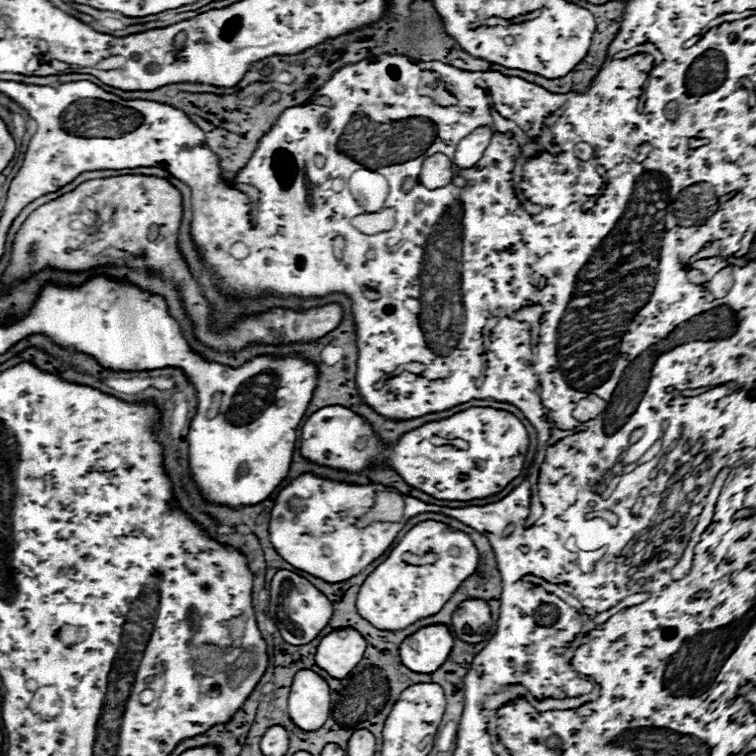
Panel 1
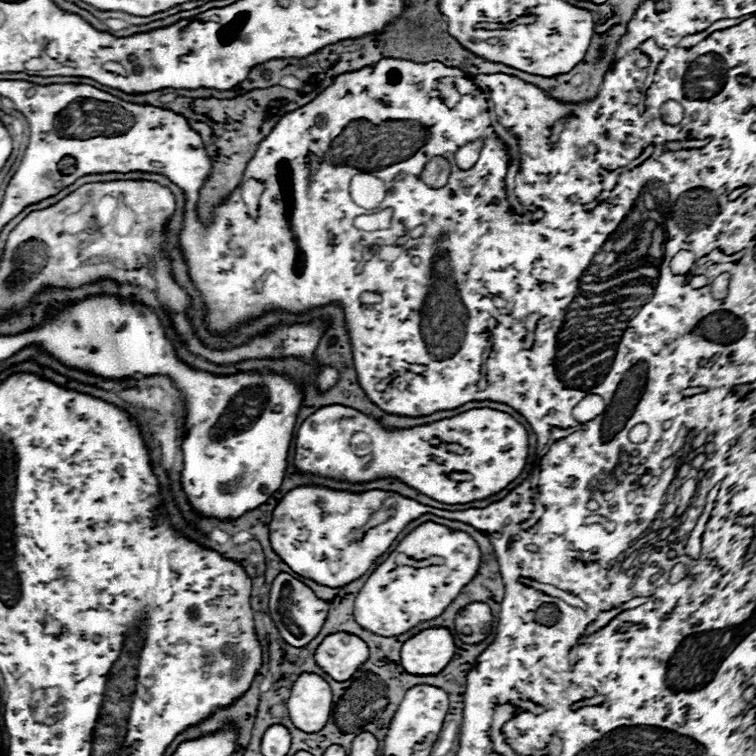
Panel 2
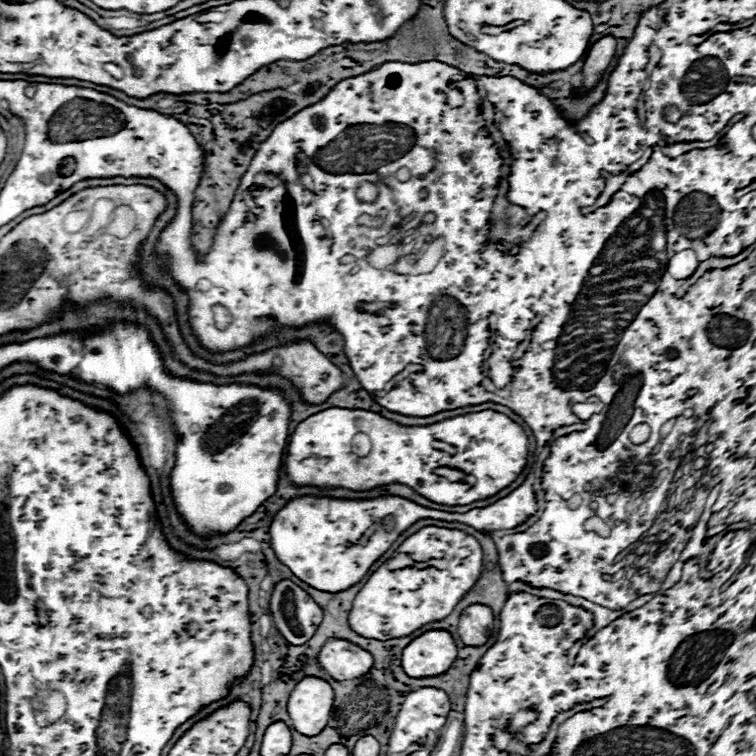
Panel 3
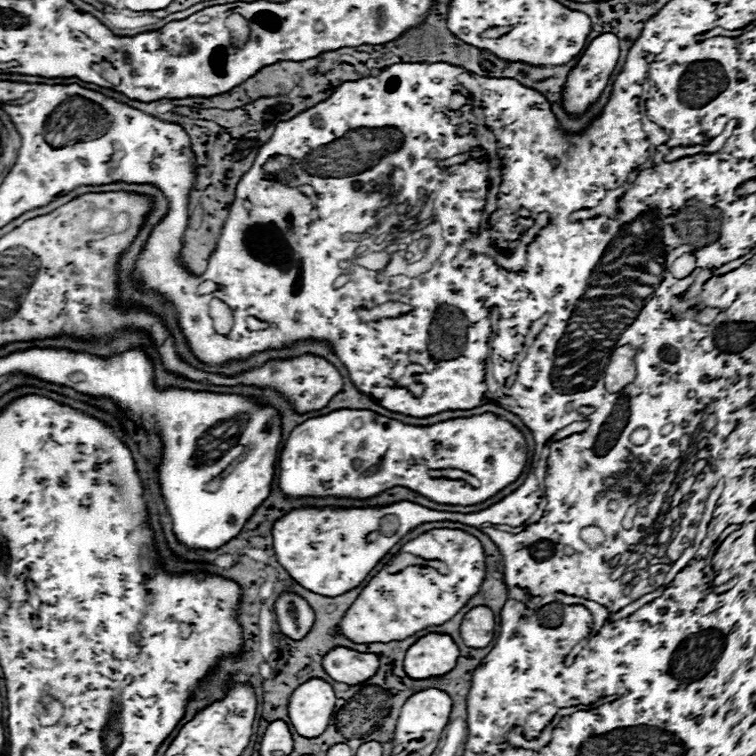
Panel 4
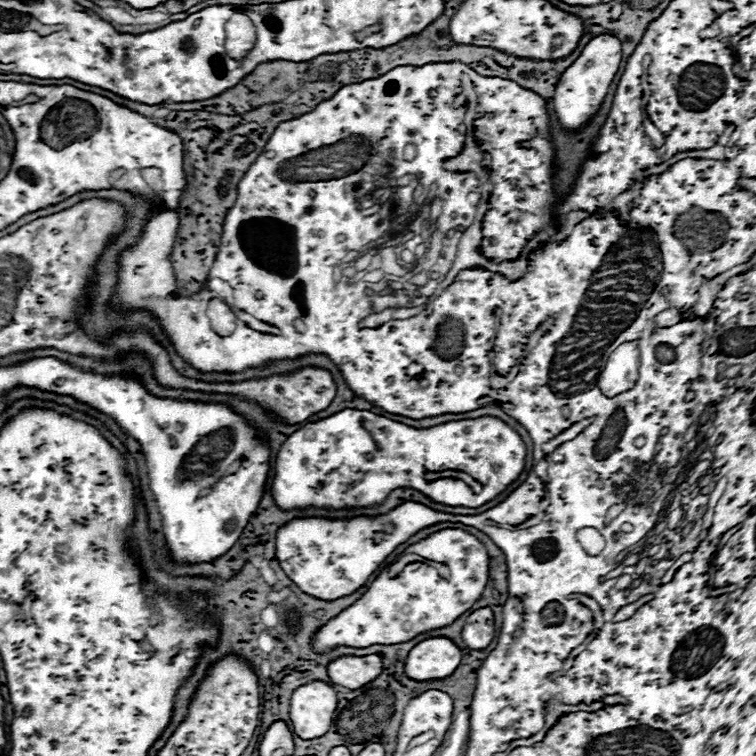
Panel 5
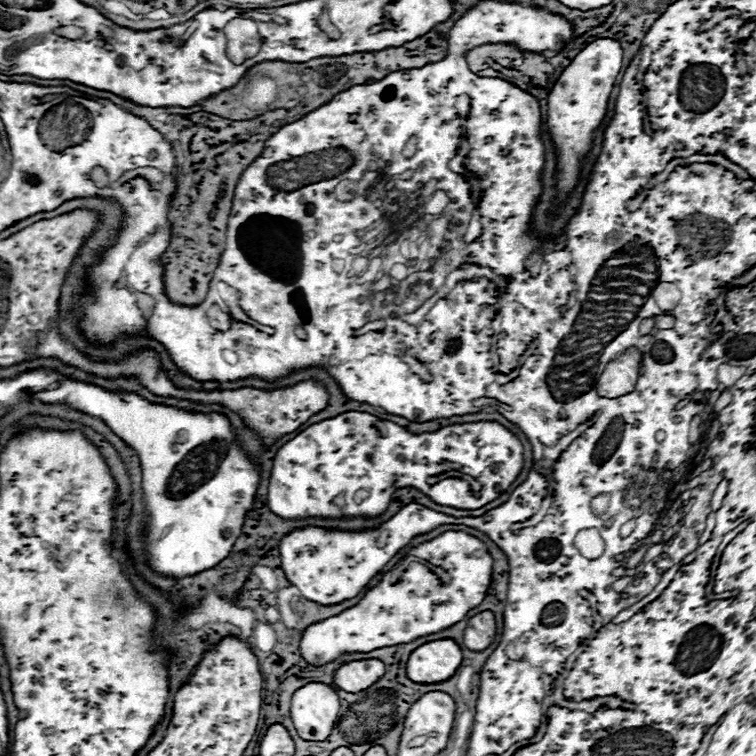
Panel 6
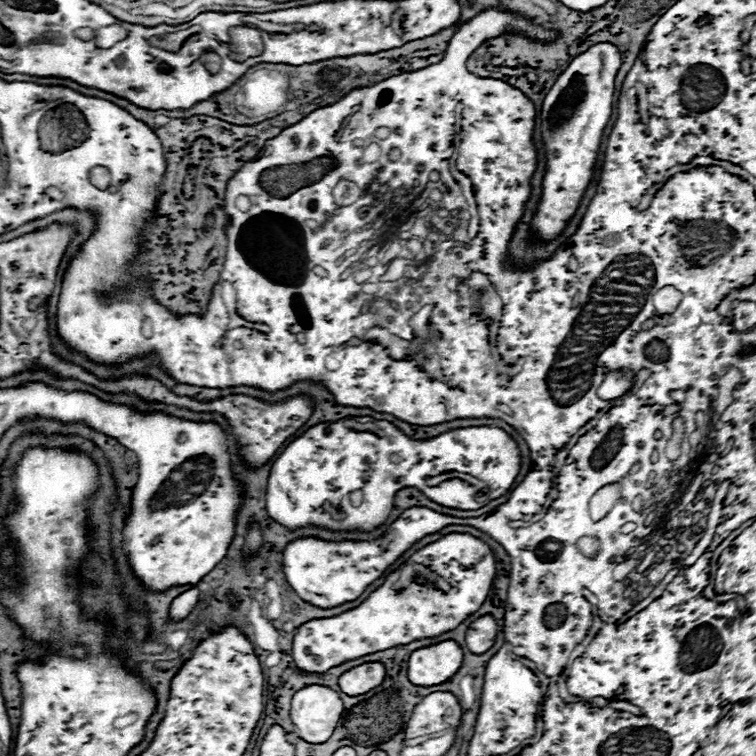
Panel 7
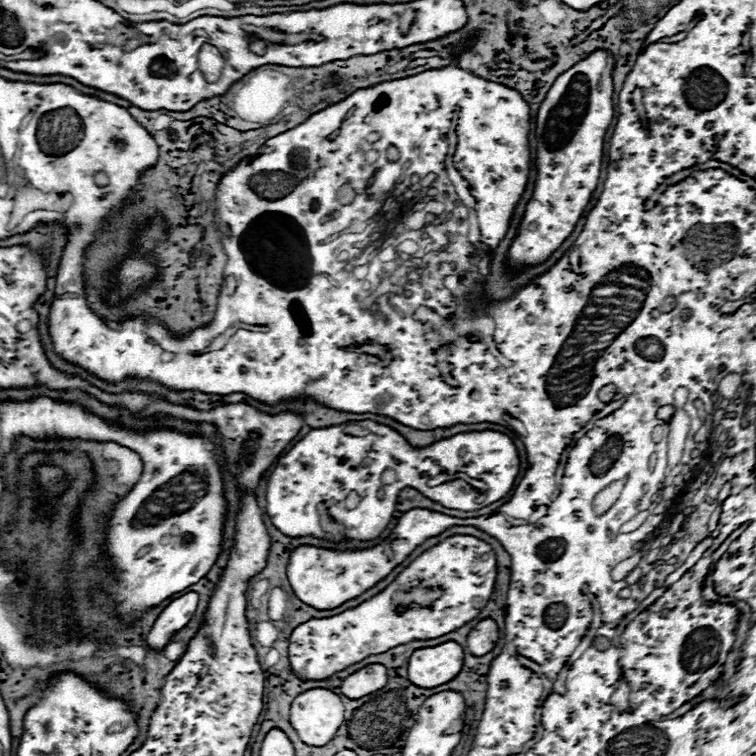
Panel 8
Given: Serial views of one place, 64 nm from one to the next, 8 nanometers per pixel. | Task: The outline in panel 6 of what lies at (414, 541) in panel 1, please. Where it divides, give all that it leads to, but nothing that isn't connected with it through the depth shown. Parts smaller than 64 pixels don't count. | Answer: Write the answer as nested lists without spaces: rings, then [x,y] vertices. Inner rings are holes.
[[[450,530],[430,542],[412,548],[410,554],[446,570],[452,576],[450,584],[444,586],[436,574],[417,562],[408,567],[398,584],[390,586],[386,580],[382,580],[372,590],[368,590],[356,606],[340,612],[338,616],[314,622],[302,632],[300,656],[310,666],[326,666],[342,654],[408,644],[420,636],[436,634],[454,626],[472,608],[480,606],[491,582],[493,564],[484,564],[481,559],[488,554],[488,549],[478,538]]]

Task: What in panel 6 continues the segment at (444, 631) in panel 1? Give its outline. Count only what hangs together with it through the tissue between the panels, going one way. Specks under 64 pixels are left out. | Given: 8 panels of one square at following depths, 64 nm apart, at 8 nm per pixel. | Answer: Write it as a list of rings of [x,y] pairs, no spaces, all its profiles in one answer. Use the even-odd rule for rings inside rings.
[[[446,638],[422,644],[408,658],[408,678],[418,684],[436,684],[448,680],[462,664],[460,646]]]

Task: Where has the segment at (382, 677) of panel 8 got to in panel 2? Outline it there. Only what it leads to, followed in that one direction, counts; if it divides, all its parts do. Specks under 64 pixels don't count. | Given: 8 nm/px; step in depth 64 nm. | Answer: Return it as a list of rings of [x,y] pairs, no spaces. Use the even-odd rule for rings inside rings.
[[[338,632],[322,640],[314,658],[326,674],[338,682],[344,682],[370,658],[370,654],[368,646],[360,638]]]

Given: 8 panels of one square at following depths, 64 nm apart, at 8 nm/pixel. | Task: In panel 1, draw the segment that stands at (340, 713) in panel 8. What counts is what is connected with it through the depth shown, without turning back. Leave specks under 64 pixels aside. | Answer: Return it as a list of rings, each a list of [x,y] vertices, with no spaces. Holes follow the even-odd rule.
[[[300,670],[290,688],[288,714],[306,732],[322,728],[330,716],[330,688],[326,680],[312,670]]]

